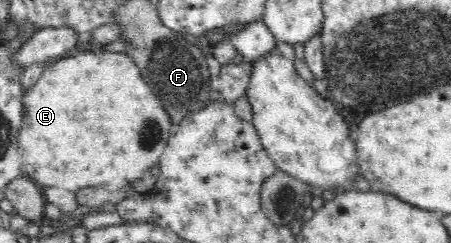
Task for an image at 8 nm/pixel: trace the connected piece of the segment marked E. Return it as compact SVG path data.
M81 51L71 52L69 55L51 61L46 70L23 94L24 127L19 131L19 152L23 159L23 173L37 182L41 187L63 187L75 192L83 187L94 187L102 183L112 183L112 179L120 177L118 181L140 179L150 167L159 163L159 159L168 145L168 139L173 126L172 118L168 110L162 107L162 101L156 97L156 93L148 87L146 81L142 81L142 73L134 59L126 53L114 53L114 51Z

